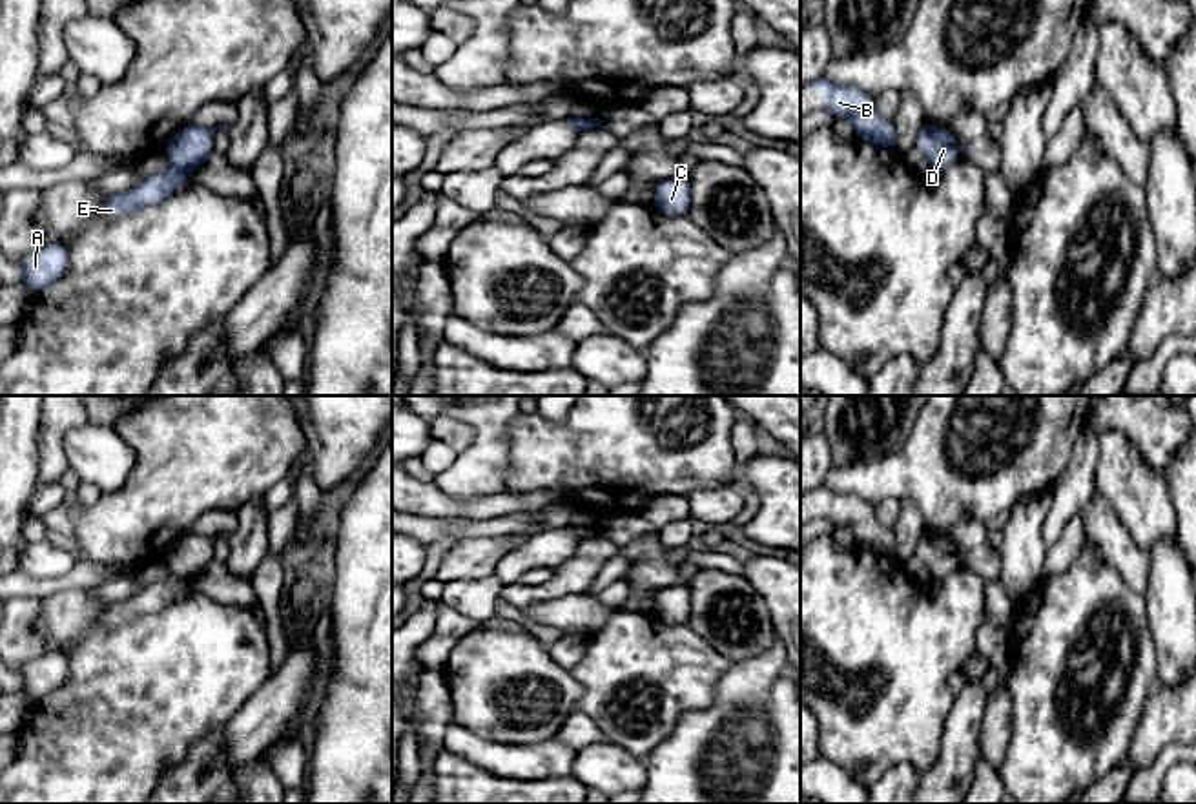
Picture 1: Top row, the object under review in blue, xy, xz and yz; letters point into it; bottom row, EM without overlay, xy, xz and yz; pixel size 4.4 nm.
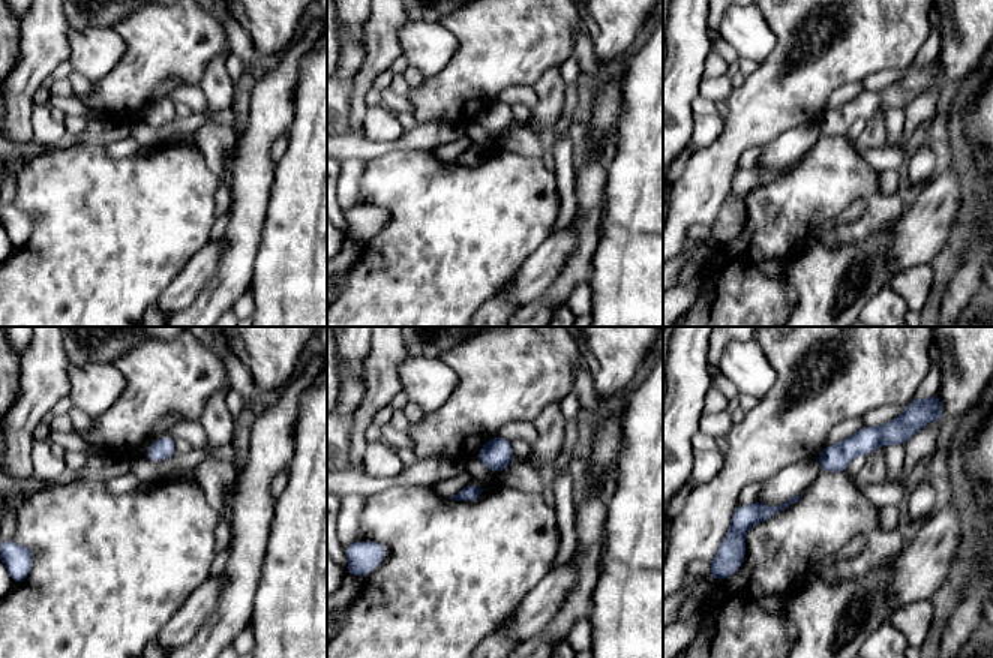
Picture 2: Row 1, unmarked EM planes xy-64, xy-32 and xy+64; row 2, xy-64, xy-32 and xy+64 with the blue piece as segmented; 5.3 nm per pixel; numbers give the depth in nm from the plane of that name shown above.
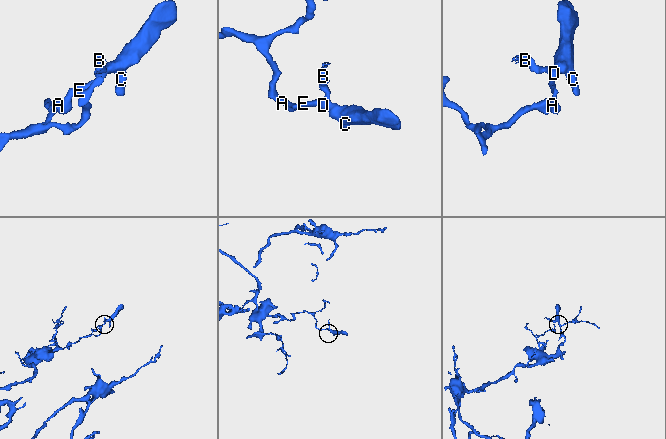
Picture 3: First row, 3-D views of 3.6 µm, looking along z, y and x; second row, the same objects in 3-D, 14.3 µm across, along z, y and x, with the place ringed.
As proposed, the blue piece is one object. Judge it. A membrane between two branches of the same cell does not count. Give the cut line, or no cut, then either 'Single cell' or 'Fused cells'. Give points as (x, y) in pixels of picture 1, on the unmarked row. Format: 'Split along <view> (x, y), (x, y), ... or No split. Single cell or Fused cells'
Split along xy (170, 575), (188, 584). Fused cells

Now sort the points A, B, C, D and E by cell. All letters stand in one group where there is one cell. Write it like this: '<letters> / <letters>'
A E / B C D

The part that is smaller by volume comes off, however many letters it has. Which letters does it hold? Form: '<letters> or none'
B, C, D

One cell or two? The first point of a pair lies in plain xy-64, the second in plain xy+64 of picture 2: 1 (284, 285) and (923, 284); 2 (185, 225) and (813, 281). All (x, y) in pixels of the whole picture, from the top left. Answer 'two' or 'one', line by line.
1: two
2: two

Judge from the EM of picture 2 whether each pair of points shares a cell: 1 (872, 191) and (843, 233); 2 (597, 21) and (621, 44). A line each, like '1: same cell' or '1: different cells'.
1: same cell
2: same cell

